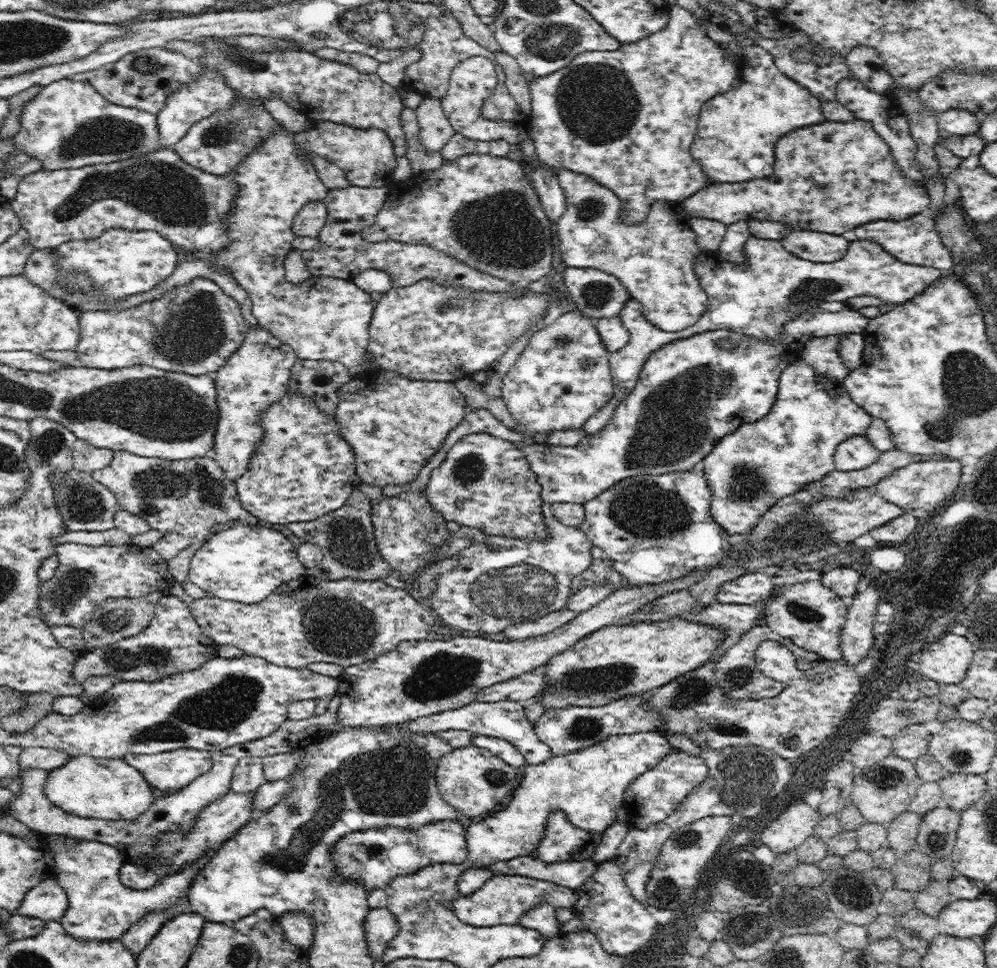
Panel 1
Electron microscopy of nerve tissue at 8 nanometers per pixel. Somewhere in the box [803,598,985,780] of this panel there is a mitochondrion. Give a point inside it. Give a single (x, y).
(961, 757)

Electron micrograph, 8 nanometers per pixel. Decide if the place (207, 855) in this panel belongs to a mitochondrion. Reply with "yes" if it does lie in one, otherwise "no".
no

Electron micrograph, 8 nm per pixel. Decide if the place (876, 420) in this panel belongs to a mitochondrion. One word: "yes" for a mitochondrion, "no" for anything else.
no

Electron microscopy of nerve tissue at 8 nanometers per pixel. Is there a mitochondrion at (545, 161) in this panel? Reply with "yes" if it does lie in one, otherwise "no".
no

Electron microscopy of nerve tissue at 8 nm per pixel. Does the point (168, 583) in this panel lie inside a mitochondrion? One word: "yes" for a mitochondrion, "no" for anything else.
no

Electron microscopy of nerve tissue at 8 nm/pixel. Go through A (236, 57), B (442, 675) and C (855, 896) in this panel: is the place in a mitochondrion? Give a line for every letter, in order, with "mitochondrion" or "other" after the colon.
A: mitochondrion
B: mitochondrion
C: mitochondrion

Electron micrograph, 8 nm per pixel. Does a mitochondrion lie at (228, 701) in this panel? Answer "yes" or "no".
yes

